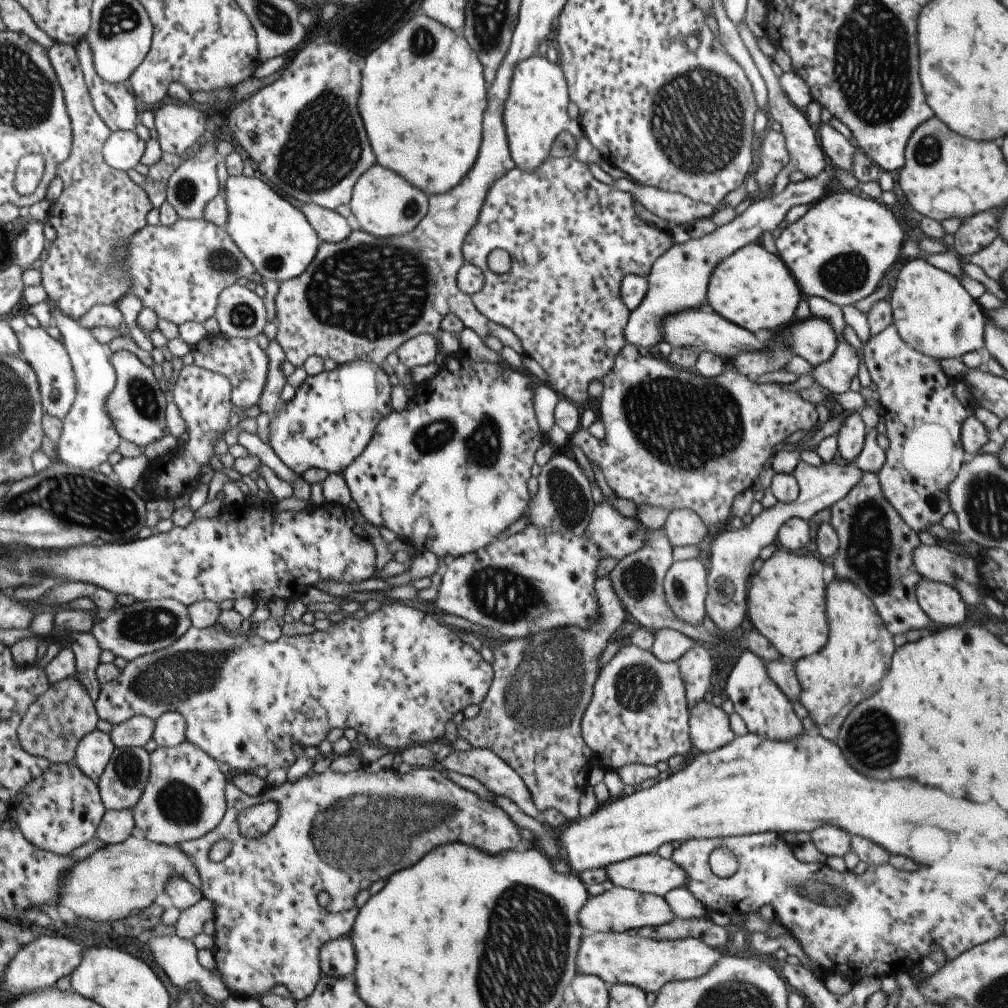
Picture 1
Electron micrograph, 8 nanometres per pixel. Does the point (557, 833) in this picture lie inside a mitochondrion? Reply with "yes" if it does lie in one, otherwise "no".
no

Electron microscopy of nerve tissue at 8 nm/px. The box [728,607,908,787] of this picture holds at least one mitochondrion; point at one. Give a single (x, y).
(873, 735)

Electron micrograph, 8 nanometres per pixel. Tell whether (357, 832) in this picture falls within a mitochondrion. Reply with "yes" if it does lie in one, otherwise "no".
yes

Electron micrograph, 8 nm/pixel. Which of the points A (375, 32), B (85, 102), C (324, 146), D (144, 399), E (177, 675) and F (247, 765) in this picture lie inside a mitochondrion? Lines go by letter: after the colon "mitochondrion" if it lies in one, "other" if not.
A: mitochondrion
B: other
C: mitochondrion
D: mitochondrion
E: mitochondrion
F: other

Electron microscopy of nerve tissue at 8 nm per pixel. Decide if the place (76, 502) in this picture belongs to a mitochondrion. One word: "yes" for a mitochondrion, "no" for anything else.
yes

